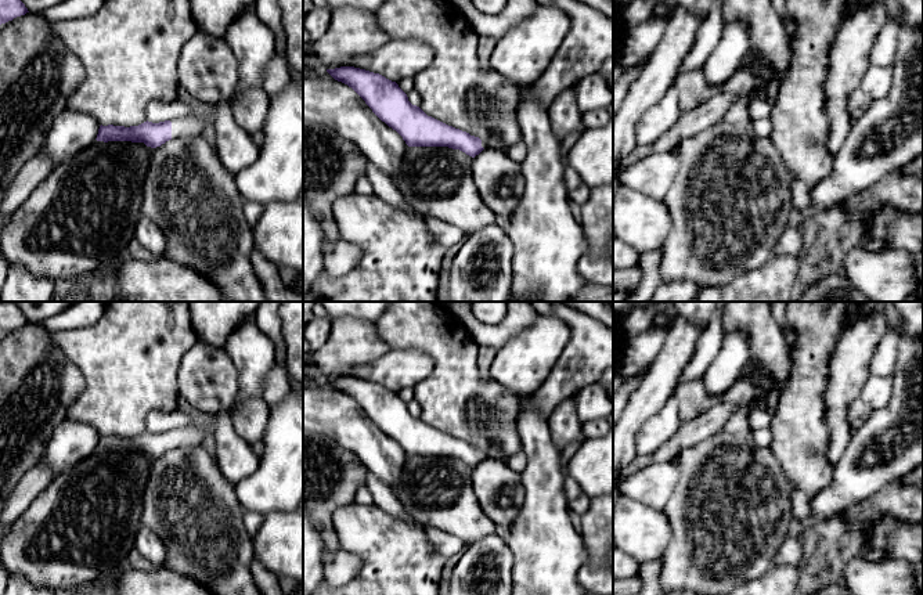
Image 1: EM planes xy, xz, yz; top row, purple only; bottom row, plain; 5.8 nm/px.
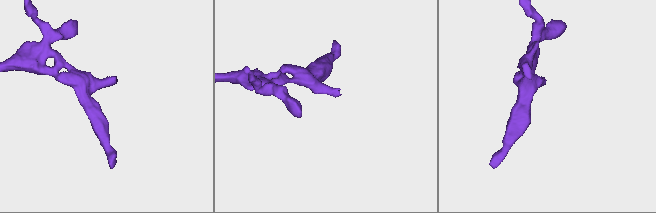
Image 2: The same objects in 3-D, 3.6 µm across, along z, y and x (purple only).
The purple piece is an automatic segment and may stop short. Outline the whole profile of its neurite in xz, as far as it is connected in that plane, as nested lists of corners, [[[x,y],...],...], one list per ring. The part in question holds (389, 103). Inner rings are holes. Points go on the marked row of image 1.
[[[354,66],[327,69],[338,82],[351,87],[372,112],[396,130],[408,147],[448,147],[475,158],[486,148],[502,149],[500,140],[480,140],[466,131],[428,116],[408,101],[396,82]]]

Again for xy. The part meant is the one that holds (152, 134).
[[[216,105],[209,119],[198,119],[194,115],[176,118],[159,123],[144,122],[138,126],[100,126],[97,141],[131,141],[144,143],[147,147],[156,148],[172,138],[191,138],[201,136],[208,123],[214,123]]]

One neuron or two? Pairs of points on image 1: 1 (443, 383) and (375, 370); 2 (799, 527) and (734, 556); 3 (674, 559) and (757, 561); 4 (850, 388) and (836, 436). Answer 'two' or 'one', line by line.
1: two
2: two
3: one
4: one

